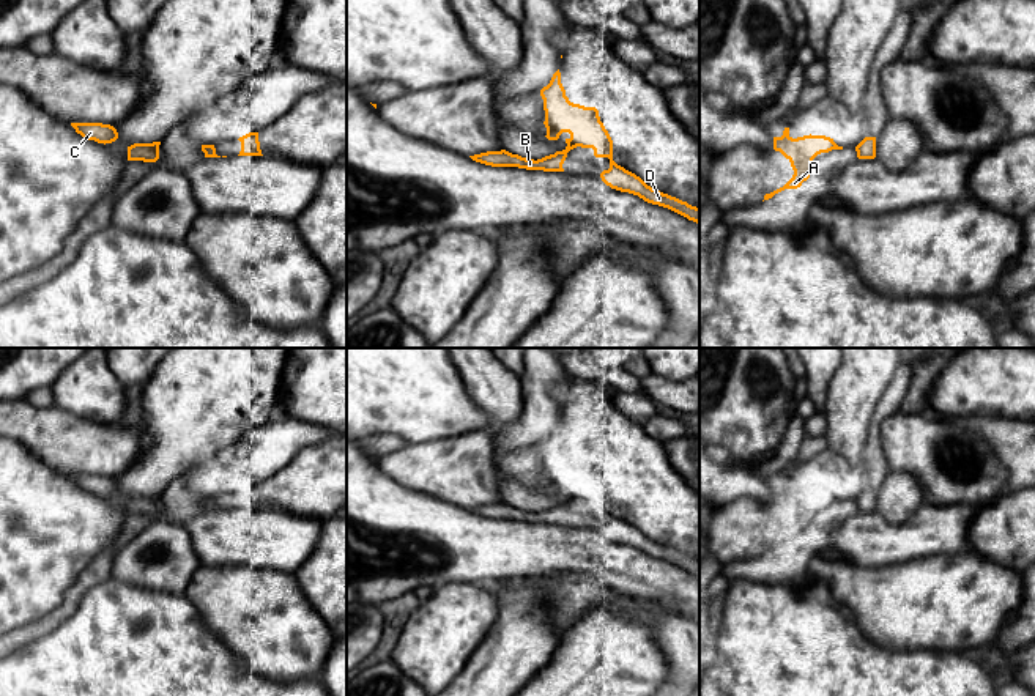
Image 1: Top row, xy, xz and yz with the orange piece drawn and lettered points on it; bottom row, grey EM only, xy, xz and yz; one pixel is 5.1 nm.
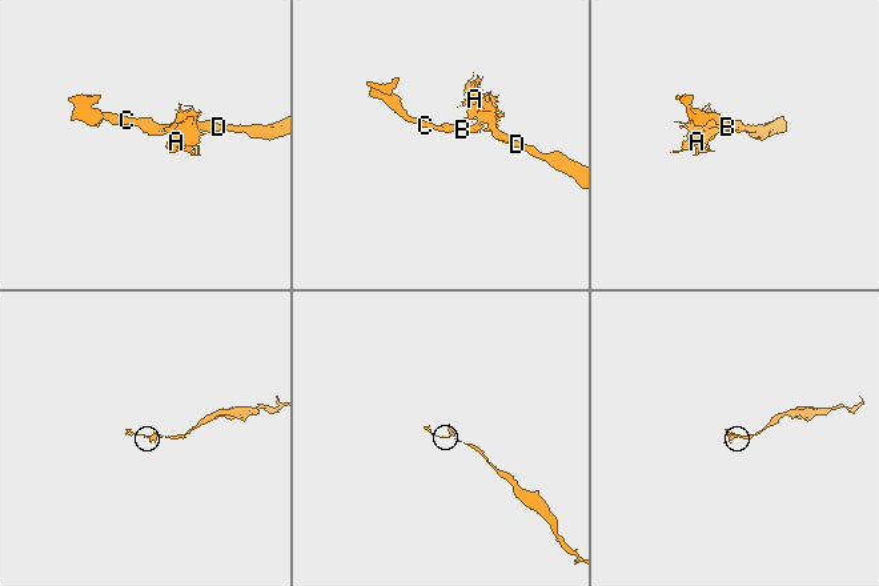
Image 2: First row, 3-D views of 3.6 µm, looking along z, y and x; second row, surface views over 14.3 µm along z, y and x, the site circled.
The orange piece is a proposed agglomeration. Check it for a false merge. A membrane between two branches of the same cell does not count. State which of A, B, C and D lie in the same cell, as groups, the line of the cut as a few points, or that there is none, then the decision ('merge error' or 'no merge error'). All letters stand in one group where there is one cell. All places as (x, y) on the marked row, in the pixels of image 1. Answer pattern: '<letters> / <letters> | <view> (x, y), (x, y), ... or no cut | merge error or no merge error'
A B C D | no cut | no merge error

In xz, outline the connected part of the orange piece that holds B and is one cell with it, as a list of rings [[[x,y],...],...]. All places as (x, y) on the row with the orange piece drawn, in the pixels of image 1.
[[[559,69],[550,83],[540,90],[545,110],[547,139],[558,140],[562,132],[569,132],[567,146],[562,151],[542,159],[526,159],[506,150],[487,151],[469,156],[473,161],[492,167],[518,167],[526,170],[564,172],[562,164],[567,153],[577,146],[592,148],[595,157],[608,157],[610,168],[600,173],[602,181],[611,189],[638,195],[647,203],[668,208],[688,220],[699,224],[699,208],[676,197],[663,194],[647,186],[640,176],[625,170],[613,161],[613,140],[600,121],[595,107],[573,104],[566,96]]]

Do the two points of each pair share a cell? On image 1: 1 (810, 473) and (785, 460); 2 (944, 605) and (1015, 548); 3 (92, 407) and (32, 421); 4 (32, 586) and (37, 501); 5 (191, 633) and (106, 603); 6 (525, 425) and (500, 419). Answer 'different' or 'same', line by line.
1: different
2: different
3: different
4: same
5: same
6: different

